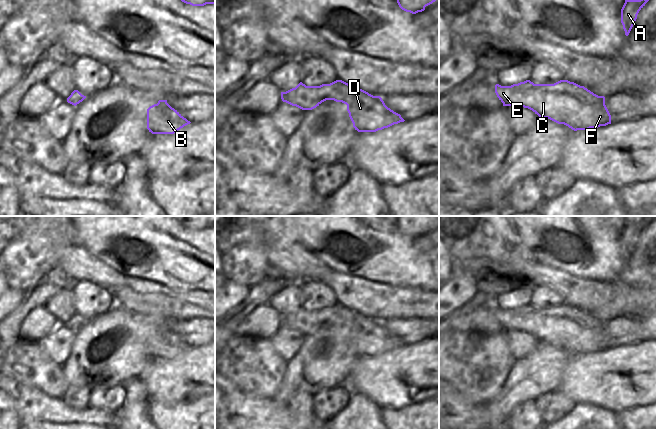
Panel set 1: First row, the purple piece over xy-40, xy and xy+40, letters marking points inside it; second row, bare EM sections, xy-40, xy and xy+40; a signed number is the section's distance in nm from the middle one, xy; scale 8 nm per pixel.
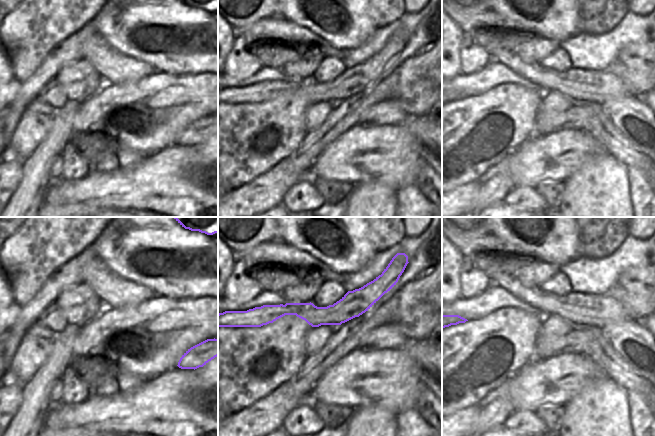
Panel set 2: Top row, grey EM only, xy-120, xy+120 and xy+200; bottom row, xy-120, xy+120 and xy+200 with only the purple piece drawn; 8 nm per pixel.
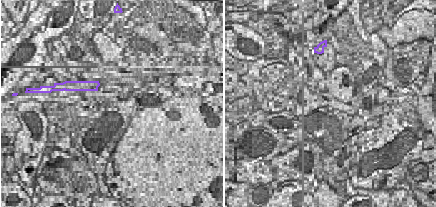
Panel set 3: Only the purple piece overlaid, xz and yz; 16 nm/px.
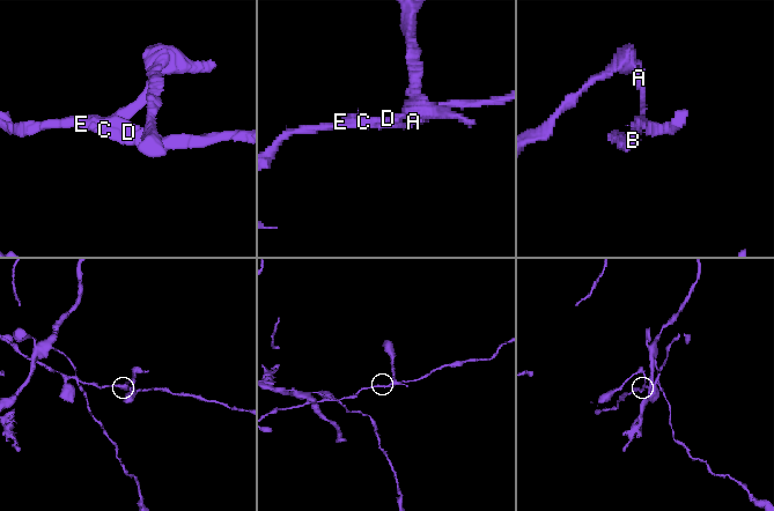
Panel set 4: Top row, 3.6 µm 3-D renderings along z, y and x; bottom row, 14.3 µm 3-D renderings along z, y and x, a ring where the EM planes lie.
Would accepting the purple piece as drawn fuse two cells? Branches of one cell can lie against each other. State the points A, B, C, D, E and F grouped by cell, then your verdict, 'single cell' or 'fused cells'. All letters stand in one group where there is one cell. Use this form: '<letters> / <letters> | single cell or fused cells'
A / B C D E F | fused cells

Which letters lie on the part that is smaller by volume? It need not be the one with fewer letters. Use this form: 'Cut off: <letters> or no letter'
Cut off: A

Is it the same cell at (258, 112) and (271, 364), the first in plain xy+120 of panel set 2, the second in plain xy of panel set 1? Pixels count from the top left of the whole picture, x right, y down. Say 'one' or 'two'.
one

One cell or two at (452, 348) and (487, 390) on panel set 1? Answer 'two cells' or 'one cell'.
one cell

